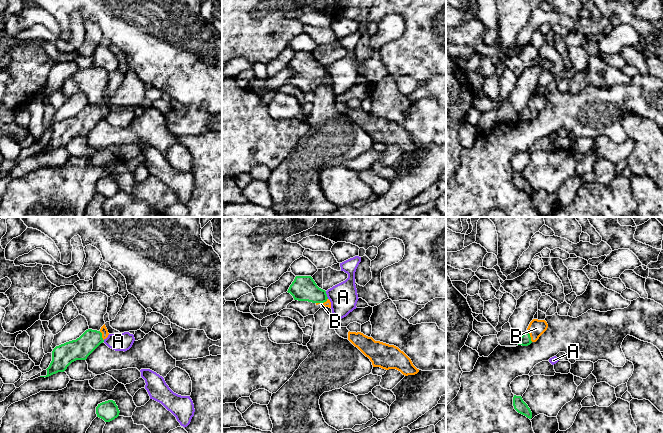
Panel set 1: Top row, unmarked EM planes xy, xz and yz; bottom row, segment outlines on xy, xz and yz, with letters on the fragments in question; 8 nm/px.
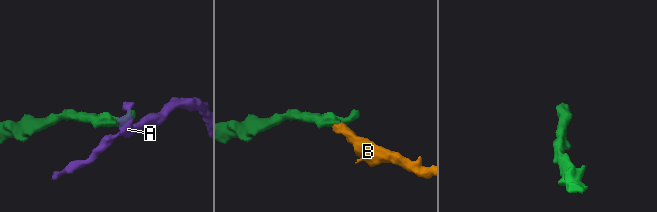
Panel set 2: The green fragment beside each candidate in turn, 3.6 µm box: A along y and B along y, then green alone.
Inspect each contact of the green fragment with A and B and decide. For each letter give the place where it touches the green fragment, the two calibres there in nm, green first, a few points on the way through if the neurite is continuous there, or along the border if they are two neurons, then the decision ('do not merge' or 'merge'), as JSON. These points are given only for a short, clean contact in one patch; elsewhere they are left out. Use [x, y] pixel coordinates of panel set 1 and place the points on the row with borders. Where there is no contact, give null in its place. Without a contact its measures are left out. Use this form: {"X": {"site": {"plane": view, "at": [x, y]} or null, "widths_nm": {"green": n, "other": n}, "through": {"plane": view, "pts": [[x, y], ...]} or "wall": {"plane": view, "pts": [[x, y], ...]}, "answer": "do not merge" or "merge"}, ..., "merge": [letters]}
{"A": {"site": {"plane": "xz", "at": [326, 295]}, "widths_nm": {"green": 200, "other": 220}, "wall": {"plane": "xz", "pts": [[325, 291], [328, 298]]}, "answer": "do not merge"}, "B": {"site": {"plane": "xz", "at": [322, 302]}, "widths_nm": {"green": 200, "other": 50}, "through": {"plane": "xz", "pts": [[303, 288], [313, 293], [322, 302], [326, 304]]}, "answer": "merge"}, "merge": ["B"]}

